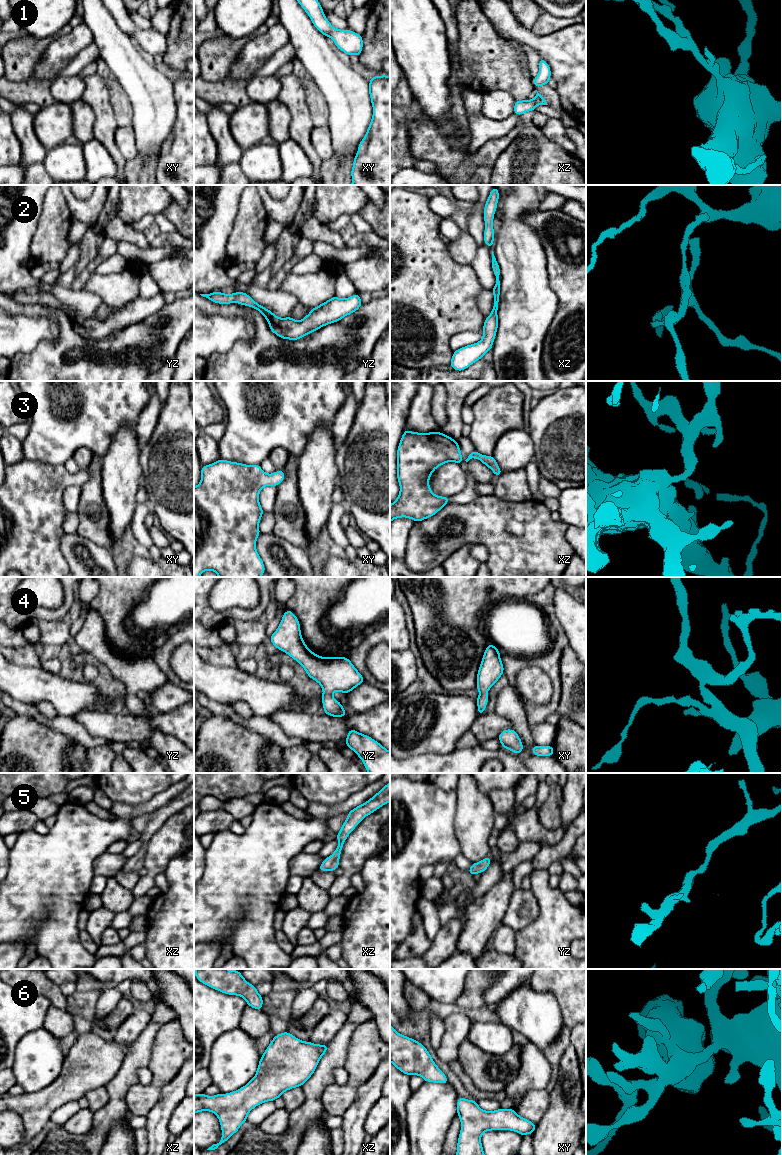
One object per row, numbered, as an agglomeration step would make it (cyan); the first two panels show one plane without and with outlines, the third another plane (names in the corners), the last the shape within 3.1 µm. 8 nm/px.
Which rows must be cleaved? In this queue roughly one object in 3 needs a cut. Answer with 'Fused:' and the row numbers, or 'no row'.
Fused: no row

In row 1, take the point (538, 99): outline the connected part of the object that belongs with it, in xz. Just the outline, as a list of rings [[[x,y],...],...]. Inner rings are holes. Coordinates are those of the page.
[[[536,90],[537,91],[537,90]],[[538,93],[532,100],[516,100],[514,104],[514,114],[523,115],[526,112],[533,111],[538,105],[548,105],[546,100]]]

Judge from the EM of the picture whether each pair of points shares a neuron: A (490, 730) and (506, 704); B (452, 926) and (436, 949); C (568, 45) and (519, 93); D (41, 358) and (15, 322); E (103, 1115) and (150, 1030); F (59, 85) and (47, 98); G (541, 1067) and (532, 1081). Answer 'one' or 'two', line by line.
A: two
B: one
C: two
D: two
E: one
F: two
G: one

